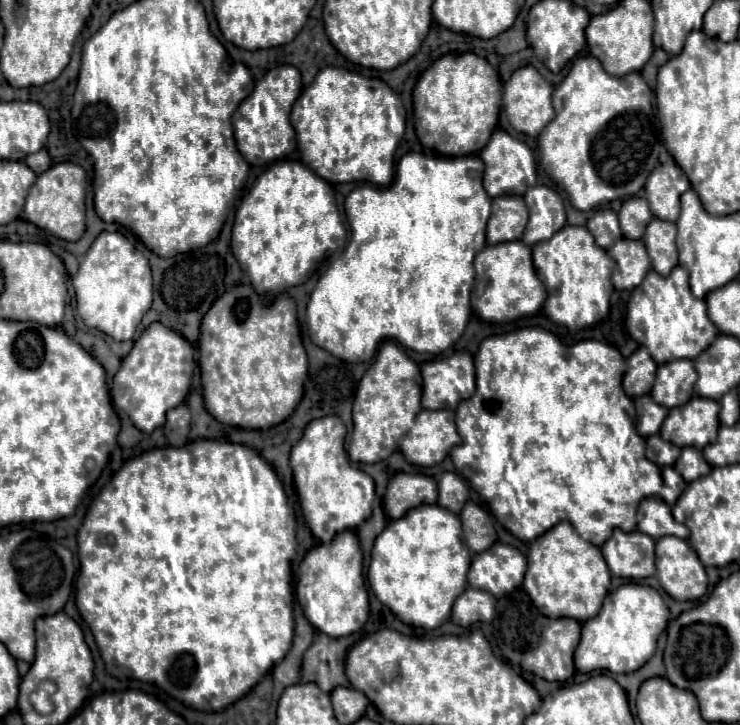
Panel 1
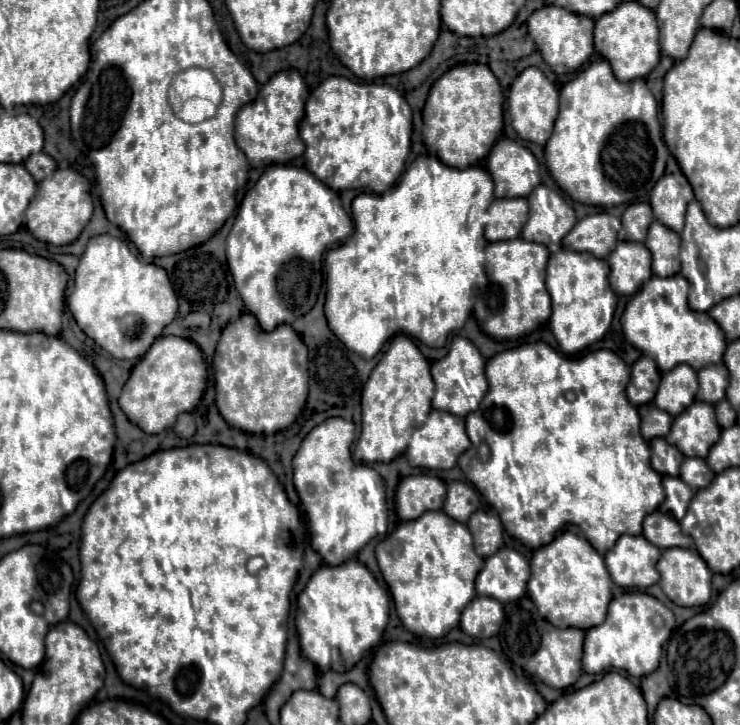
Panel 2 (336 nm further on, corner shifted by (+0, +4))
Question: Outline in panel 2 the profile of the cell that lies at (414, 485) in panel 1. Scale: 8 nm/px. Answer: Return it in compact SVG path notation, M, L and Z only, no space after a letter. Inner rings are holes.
M428 474L406 476L396 490L396 510L400 520L420 518L426 510L442 510L446 484Z

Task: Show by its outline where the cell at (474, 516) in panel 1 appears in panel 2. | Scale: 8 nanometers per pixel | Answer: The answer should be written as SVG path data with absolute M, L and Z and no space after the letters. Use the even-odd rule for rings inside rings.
M478 510L468 520L468 530L474 536L474 548L478 556L488 558L502 546L502 522L494 512Z

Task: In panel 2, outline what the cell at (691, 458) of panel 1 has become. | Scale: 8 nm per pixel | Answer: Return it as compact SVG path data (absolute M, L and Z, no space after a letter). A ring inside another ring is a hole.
M684 458L680 466L680 478L694 490L708 486L714 480L714 472L702 458Z

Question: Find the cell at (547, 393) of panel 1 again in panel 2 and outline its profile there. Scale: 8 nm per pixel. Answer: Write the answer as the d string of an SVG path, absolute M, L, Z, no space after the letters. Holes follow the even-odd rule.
M534 342L534 344L524 344L516 350L510 350L510 352L504 352L492 358L486 366L486 380L490 384L490 394L484 398L478 412L466 416L466 432L468 432L468 438L472 440L472 446L480 446L482 442L486 442L490 448L490 456L488 460L480 460L478 454L462 454L458 458L458 466L462 468L464 476L486 498L486 502L498 512L510 536L518 538L528 548L536 550L540 546L550 544L556 532L562 532L568 528L570 532L586 538L600 554L606 554L606 550L610 550L610 546L614 546L614 542L622 534L642 534L642 518L646 514L652 514L658 508L658 504L662 504L664 490L662 490L662 476L650 466L650 448L646 440L640 436L638 408L630 404L626 398L626 386L630 382L630 368L624 364L620 356L616 356L610 350L596 350L584 356L564 356L556 352L554 348L550 348L546 342ZM566 394L572 394L574 400L566 398ZM496 406L500 406L502 412L496 412Z

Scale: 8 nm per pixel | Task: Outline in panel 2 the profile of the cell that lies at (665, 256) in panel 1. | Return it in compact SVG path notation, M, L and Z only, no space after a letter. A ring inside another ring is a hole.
M654 220L644 244L652 254L652 270L656 276L668 278L680 272L680 234Z

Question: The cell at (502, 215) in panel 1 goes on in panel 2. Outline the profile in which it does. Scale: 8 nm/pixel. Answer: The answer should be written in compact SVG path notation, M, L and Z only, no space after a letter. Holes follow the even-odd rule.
M526 198L494 200L488 208L488 216L490 222L484 230L488 242L514 240L520 236L520 230L528 218L528 202Z

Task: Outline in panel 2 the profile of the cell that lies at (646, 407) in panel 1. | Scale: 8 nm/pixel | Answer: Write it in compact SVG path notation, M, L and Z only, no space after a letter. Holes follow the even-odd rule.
M652 402L646 404L646 406L640 406L638 408L640 412L640 418L642 418L642 436L646 438L646 442L650 442L652 438L662 438L670 432L670 422L672 422L672 416L666 414L664 410L658 410Z

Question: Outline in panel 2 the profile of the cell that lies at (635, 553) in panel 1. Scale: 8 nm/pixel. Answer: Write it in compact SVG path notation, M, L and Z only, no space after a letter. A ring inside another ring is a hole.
M624 534L606 552L606 568L614 584L622 588L648 588L660 580L656 570L658 558L660 550L646 538Z

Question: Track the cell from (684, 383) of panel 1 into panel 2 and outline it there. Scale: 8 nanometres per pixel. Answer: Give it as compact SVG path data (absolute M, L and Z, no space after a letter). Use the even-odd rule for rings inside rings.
M682 364L662 374L662 382L658 386L654 404L672 416L678 416L686 406L690 406L690 402L694 402L696 390L698 390L696 370Z

